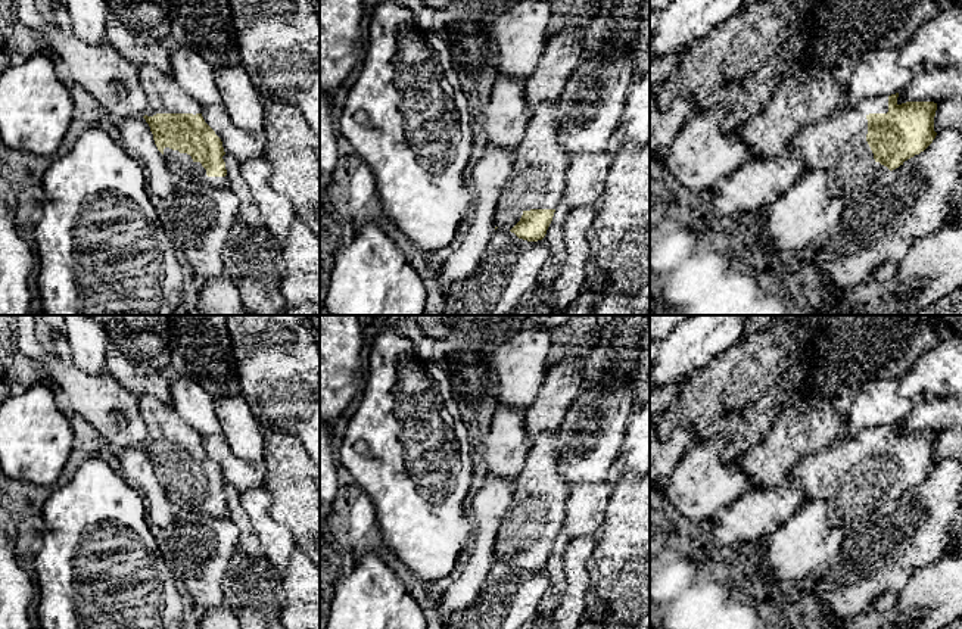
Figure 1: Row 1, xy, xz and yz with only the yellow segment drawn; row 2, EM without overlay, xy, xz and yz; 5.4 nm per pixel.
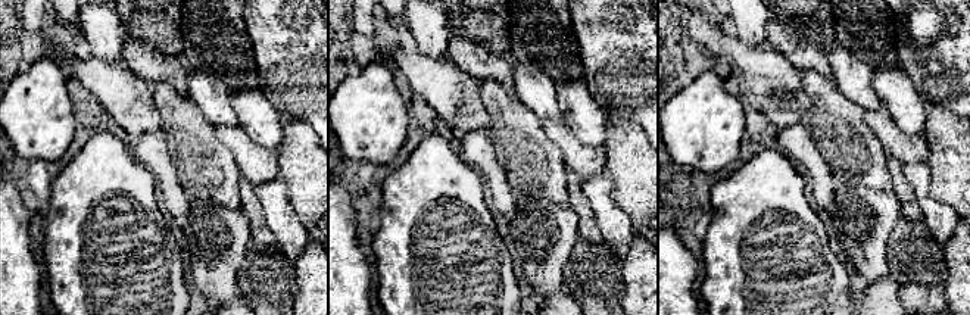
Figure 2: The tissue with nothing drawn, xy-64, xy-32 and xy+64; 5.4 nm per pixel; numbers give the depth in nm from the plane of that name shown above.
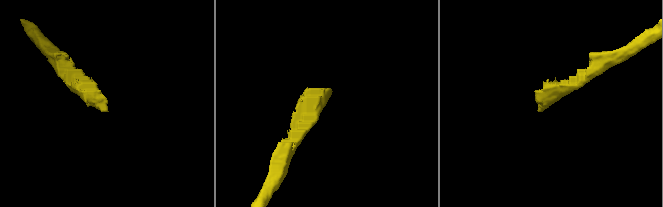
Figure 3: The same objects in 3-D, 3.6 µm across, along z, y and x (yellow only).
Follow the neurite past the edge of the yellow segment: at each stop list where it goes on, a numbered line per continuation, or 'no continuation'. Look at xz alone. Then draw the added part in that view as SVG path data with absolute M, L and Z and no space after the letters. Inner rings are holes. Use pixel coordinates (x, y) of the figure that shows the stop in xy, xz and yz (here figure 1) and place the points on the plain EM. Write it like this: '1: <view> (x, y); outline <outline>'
1: xz (538, 508); outline M557 435L532 440L524 465L514 479L516 491L495 544L495 557L511 560L530 539L557 539L563 529L570 486L557 468Z

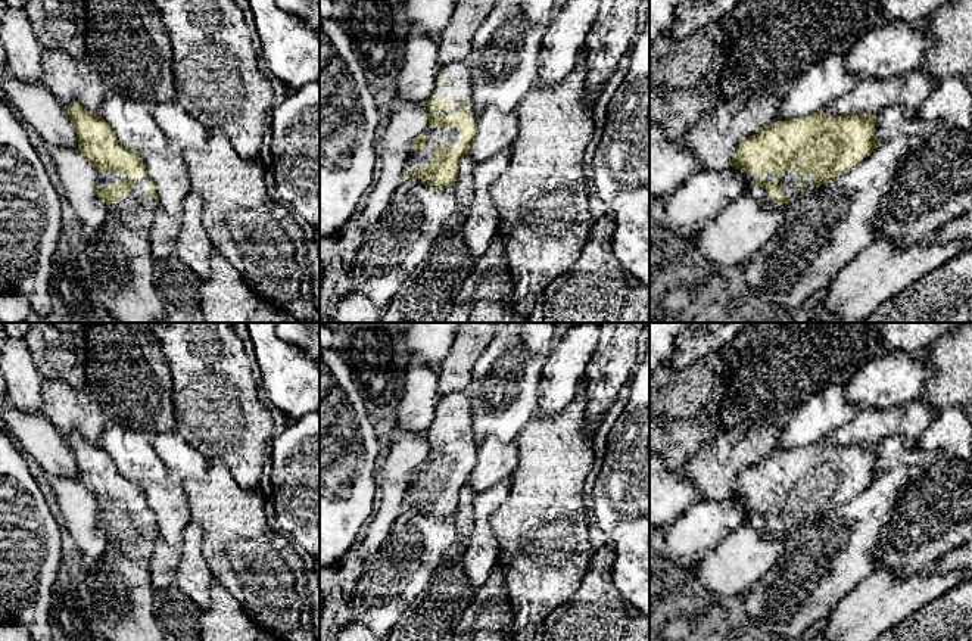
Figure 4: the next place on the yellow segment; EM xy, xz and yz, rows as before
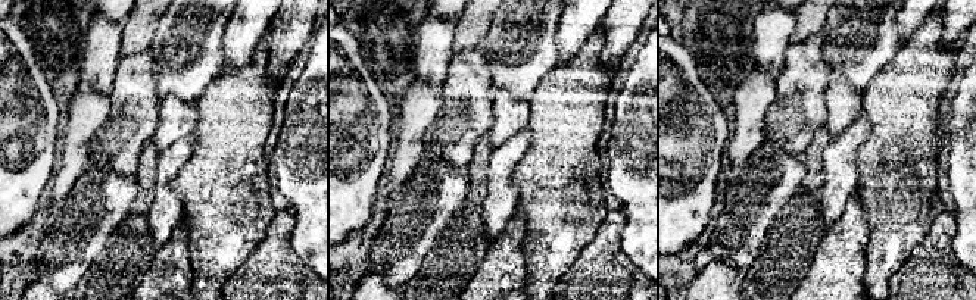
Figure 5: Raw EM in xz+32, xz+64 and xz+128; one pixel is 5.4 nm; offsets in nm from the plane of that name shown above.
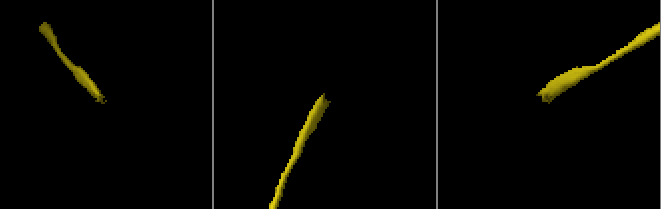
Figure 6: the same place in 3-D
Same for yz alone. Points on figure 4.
1: yz (791, 510); outline M783 501L779 505L778 514L783 516L783 523L788 526L788 533L783 535L778 535L773 529L770 530L769 526L766 526L766 533L769 538L782 538L782 536L788 536L791 538L794 533L797 533L798 530L810 526L814 520L819 519L819 516L814 514L814 502L811 501L806 510L806 516L807 516L807 523L803 526L801 525L801 502L800 501Z

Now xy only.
1: xy (136, 540); outline M144 505L131 511L135 516L134 520L122 522L119 533L105 533L105 536L109 545L119 548L127 557L149 564L153 544L159 533L147 525L147 510Z

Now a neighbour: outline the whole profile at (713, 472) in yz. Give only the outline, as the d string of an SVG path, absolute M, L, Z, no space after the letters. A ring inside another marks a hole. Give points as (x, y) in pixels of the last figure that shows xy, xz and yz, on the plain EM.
M786 413L741 423L720 433L677 470L692 482L697 497L723 501L744 469L775 452L778 436L791 418L792 413Z

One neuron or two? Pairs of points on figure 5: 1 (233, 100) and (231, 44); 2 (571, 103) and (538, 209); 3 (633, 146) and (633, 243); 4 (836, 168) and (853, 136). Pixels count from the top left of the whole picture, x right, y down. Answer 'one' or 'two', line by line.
1: two
2: one
3: one
4: one

